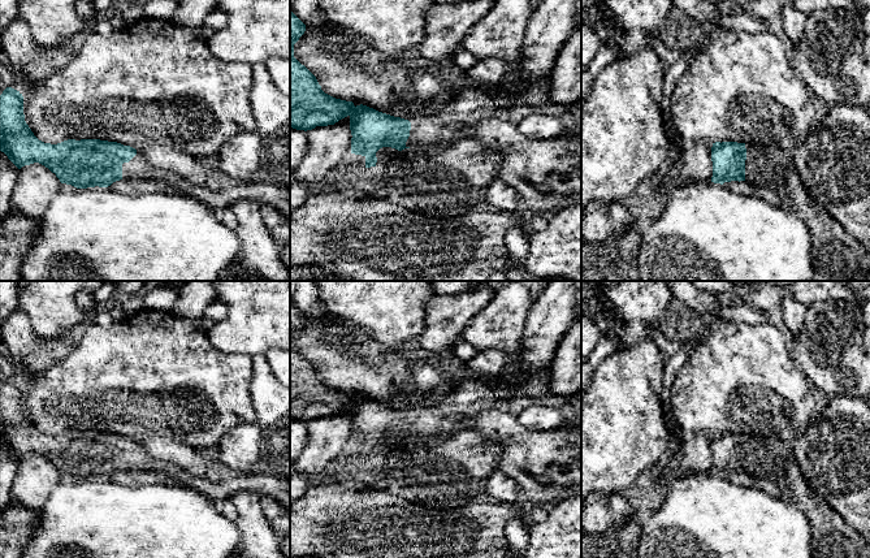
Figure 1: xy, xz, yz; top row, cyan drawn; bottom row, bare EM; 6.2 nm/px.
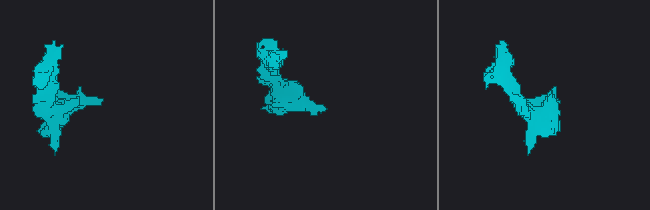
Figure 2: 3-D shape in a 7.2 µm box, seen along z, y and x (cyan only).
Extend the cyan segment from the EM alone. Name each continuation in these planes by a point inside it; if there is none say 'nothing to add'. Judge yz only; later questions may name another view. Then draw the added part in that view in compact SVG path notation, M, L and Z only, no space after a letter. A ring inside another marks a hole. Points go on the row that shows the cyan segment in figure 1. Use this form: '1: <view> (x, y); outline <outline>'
1: yz (836, 255); outline M745 143L745 181L766 187L806 224L811 239L813 281L865 281L870 251L805 190L792 156L776 146Z

